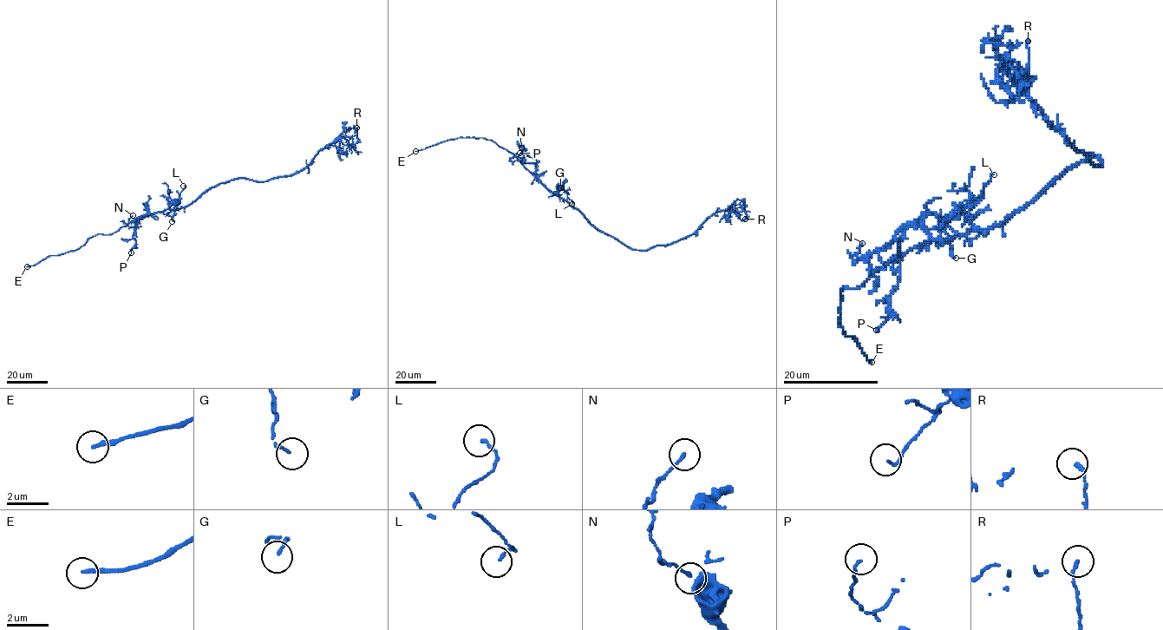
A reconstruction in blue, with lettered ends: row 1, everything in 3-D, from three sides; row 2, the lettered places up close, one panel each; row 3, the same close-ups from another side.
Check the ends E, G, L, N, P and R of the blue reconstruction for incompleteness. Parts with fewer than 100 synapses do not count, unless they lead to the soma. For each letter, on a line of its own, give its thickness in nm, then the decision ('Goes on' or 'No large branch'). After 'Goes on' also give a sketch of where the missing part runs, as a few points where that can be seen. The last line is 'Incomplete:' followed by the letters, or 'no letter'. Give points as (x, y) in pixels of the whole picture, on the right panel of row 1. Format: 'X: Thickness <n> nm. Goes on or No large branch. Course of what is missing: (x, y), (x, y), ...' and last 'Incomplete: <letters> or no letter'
E: Thickness 190 nm. Goes on. Course of what is missing: (872, 362), (879, 350), (876, 347)
G: Thickness 100 nm. No large branch
L: Thickness 120 nm. No large branch
N: Thickness 140 nm. No large branch
P: Thickness 110 nm. No large branch
R: Thickness 150 nm. No large branch
Incomplete: E

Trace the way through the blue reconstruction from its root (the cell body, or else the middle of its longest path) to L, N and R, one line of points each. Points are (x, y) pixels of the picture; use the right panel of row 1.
L: (1034, 200), (1003, 224), (976, 228), (959, 210), (980, 199), (983, 187), (994, 174)
N: (1034, 200), (1003, 224), (947, 238), (933, 239), (919, 227), (904, 226), (886, 246), (852, 260), (862, 243)
R: (1034, 200), (1066, 168), (1100, 160), (1080, 152), (1010, 76), (1009, 62), (1032, 81), (1028, 41)

